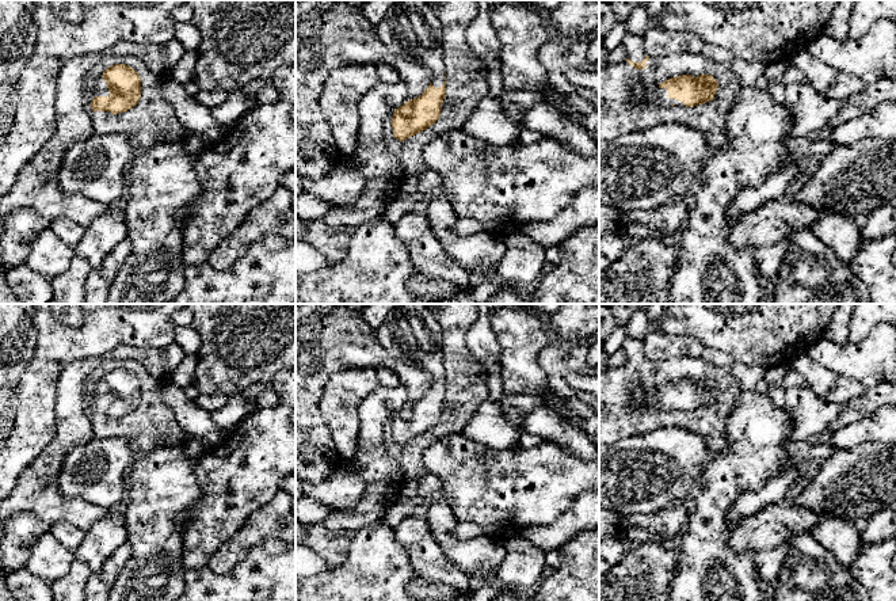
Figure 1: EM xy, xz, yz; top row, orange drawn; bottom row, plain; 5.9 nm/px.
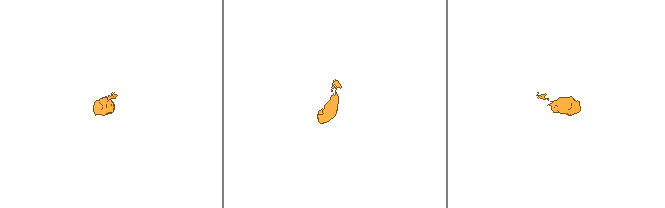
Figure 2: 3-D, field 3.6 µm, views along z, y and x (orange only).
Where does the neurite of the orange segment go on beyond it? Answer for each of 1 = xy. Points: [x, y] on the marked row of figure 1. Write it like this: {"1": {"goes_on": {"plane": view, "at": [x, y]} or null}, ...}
{"1": {"goes_on": null}}

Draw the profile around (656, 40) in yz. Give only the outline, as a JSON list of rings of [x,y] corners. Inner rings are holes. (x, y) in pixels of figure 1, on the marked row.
[[[653,23],[644,31],[643,38],[645,52],[653,58],[667,54],[691,53],[716,61],[728,61],[743,87],[755,85],[765,73],[765,64],[743,60],[729,50],[708,43],[690,33],[664,30]]]

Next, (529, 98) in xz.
[[[504,90],[502,99],[508,118],[521,128],[522,118],[529,107],[539,102],[554,102],[550,95],[541,95],[534,91],[511,91]]]

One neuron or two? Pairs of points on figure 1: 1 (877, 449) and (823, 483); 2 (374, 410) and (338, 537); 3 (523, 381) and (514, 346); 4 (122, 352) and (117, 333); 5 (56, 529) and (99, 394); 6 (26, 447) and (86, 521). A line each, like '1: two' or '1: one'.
1: one
2: one
3: one
4: two
5: two
6: two

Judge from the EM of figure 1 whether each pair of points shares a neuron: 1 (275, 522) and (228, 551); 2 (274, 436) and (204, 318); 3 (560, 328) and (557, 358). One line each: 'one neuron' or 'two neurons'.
1: one neuron
2: two neurons
3: two neurons

